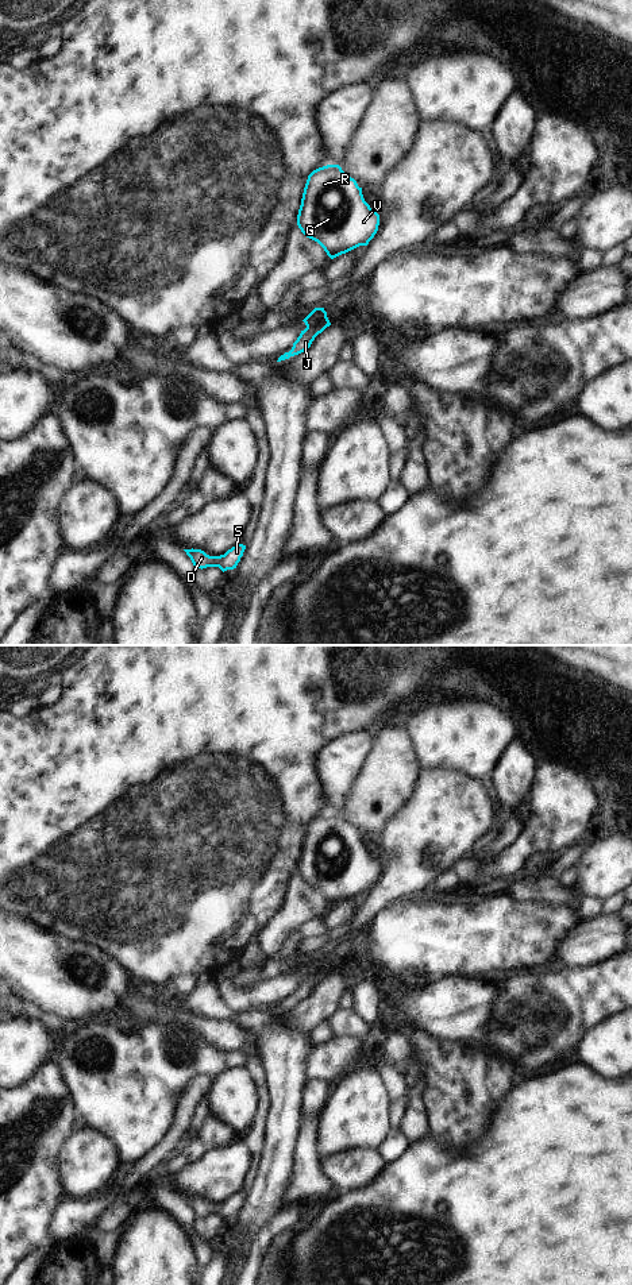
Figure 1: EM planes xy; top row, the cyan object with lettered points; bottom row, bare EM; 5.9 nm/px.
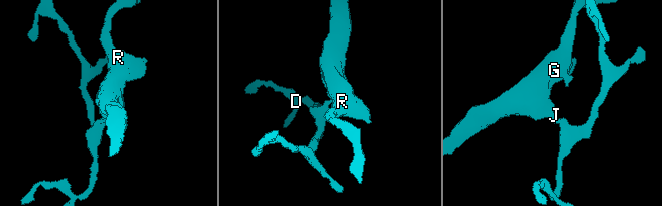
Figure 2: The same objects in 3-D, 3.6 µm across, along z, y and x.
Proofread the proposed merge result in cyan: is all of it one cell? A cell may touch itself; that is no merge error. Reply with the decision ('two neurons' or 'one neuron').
one neuron

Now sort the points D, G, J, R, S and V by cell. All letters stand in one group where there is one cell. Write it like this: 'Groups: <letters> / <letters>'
Groups: D G J R S V.

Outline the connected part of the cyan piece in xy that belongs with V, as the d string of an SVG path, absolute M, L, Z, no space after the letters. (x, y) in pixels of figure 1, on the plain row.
M327 813L308 823L297 873L334 907L367 894L378 879L379 863L365 849L354 826L339 813Z

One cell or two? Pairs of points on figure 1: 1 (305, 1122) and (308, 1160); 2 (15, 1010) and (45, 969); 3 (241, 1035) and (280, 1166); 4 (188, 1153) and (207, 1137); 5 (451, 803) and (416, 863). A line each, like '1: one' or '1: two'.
1: one
2: two
3: two
4: two
5: one

